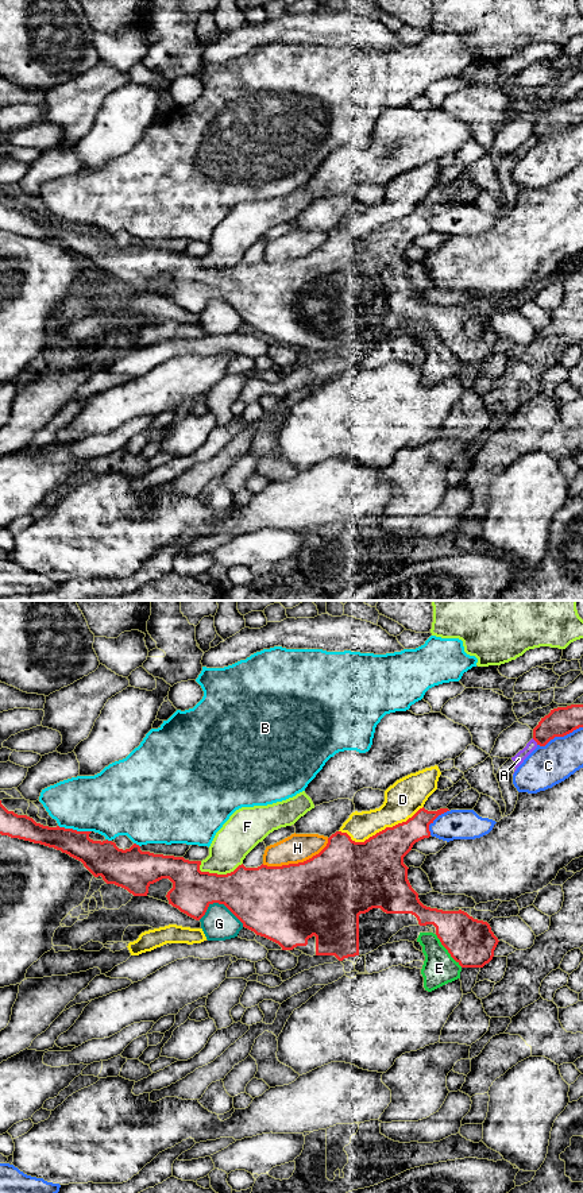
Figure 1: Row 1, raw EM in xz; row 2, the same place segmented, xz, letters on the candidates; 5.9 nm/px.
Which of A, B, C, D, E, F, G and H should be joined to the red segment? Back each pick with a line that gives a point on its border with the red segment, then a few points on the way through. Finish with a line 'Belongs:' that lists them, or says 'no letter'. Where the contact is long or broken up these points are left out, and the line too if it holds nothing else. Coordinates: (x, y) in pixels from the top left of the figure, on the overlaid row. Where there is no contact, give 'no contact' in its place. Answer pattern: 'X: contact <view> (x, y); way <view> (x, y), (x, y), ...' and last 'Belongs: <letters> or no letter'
Belongs: no letter

